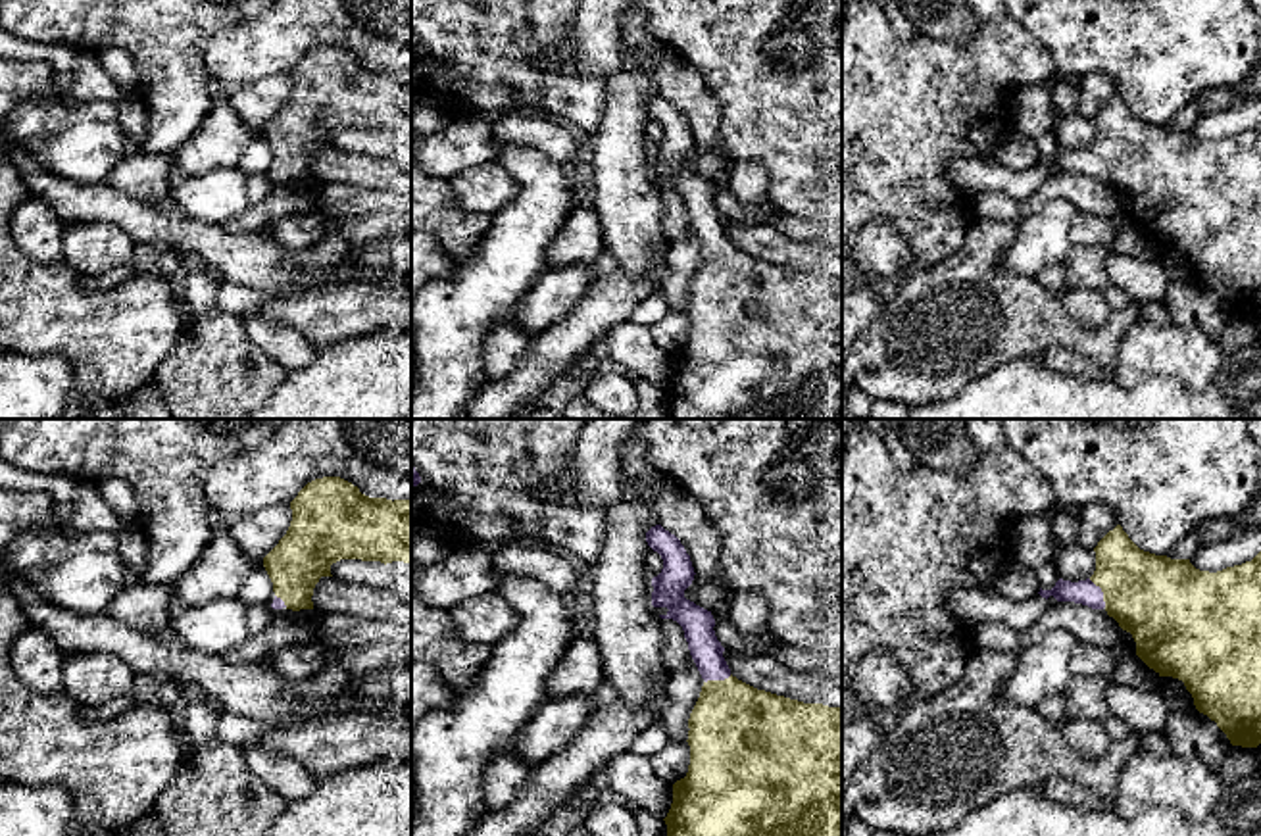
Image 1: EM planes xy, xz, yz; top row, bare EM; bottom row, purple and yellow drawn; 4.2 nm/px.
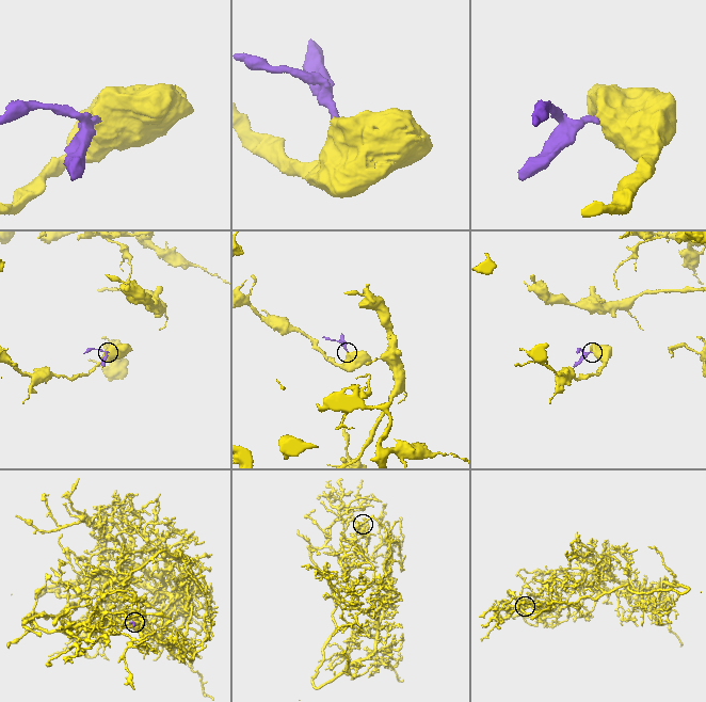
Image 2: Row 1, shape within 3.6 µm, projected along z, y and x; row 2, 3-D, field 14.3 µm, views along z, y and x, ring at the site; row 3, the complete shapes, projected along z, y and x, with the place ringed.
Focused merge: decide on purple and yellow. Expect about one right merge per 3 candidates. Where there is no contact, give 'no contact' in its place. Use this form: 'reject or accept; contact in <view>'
accept; contact in yz

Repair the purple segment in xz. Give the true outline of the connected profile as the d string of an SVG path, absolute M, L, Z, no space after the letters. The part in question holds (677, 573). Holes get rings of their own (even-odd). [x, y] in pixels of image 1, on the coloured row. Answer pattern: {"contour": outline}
{"contour": "M661 525L646 532L646 542L663 559L661 573L652 578L652 605L667 607L659 617L682 627L690 655L705 680L688 719L688 773L673 784L673 803L663 819L667 836L842 836L842 707L804 703L732 676L711 611L684 598L696 575L684 546Z"}

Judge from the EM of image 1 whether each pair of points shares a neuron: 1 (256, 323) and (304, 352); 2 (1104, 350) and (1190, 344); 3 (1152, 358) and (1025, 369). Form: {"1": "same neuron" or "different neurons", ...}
{"1": "same neuron", "2": "different neurons", "3": "different neurons"}

